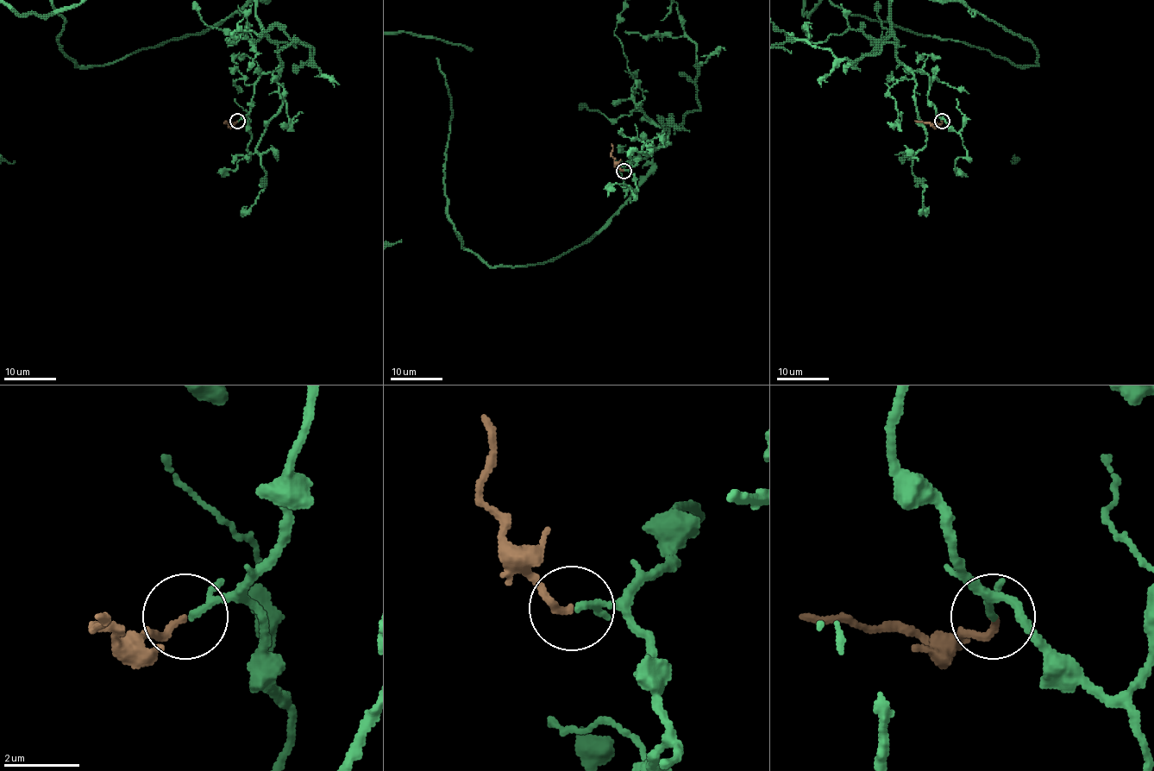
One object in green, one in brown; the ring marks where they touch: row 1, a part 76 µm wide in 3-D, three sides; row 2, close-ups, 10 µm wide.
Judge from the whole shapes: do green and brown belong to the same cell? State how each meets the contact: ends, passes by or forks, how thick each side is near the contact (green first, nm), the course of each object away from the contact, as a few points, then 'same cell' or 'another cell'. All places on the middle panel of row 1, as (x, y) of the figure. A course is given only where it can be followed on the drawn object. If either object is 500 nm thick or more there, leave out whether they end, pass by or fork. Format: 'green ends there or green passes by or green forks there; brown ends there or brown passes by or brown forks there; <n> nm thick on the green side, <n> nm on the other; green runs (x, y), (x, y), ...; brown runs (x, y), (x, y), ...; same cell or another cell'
green passes by; brown ends there; 130 nm thick on the green side, 170 nm on the other; brown runs (623, 171), (614, 161), (611, 143); same cell

